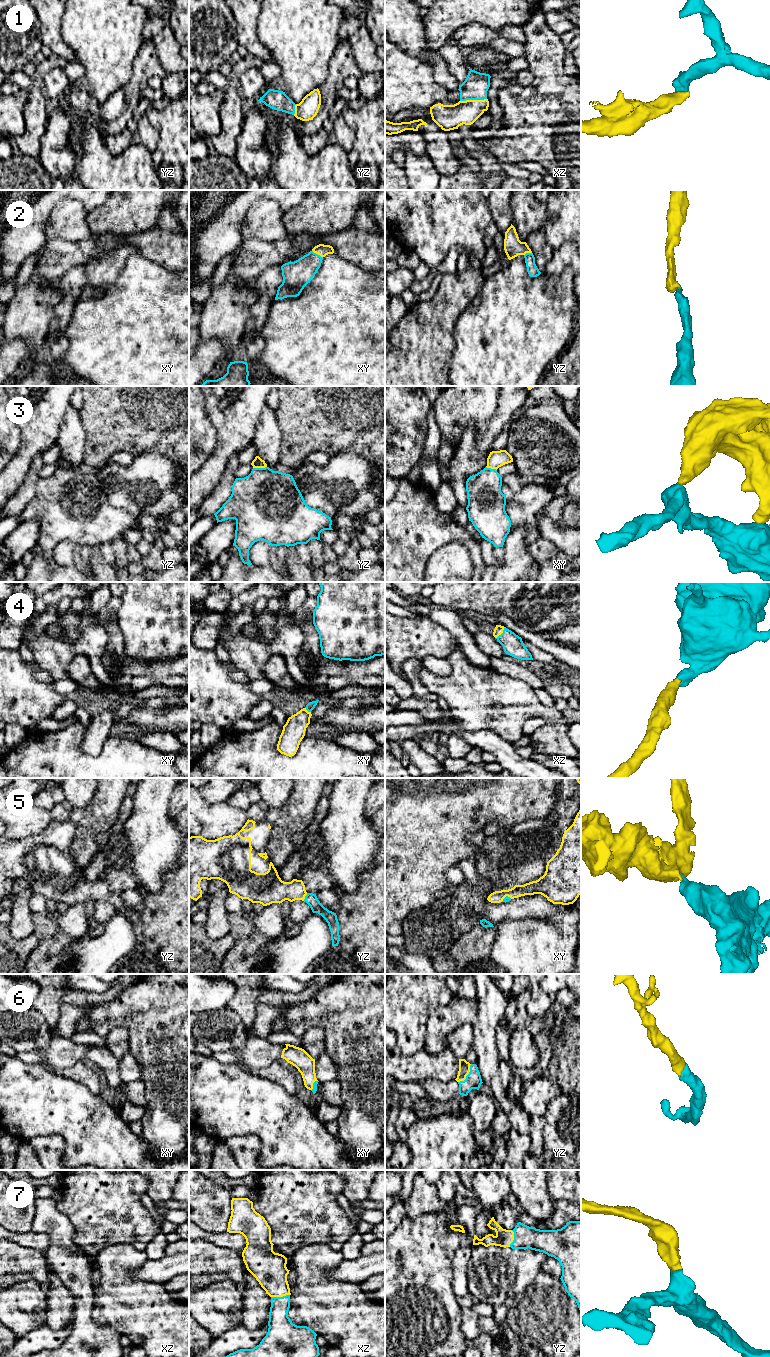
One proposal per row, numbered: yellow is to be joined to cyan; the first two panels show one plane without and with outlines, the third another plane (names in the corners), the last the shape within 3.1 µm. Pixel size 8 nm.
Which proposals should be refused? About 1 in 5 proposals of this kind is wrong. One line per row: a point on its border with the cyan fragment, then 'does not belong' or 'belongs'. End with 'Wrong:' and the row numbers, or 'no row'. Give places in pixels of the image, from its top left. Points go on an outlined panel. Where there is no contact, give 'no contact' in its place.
1: xz (473, 99) | belongs
2: xy (317, 254) | belongs
3: yz (259, 468) | does not belong
4: xz (502, 633) | belongs
5: yz (305, 897) | belongs
6: yz (467, 1075) | belongs
7: xz (280, 1297) | belongs
Wrong: 3

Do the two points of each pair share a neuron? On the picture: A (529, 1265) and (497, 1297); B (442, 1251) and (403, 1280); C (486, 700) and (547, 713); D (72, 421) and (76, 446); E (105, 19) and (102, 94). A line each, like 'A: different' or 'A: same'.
A: same
B: same
C: same
D: same
E: same

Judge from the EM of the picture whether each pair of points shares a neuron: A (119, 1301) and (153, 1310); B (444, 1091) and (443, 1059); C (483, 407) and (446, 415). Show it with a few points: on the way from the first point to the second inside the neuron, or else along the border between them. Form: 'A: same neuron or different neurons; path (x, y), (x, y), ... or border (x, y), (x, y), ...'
A: same neuron; path (127, 1304), (136, 1309), (145, 1310)
B: different neurons; border (454, 1079), (447, 1081), (425, 1079), (420, 1082)
C: same neuron; path (474, 407), (458, 407), (455, 410)

